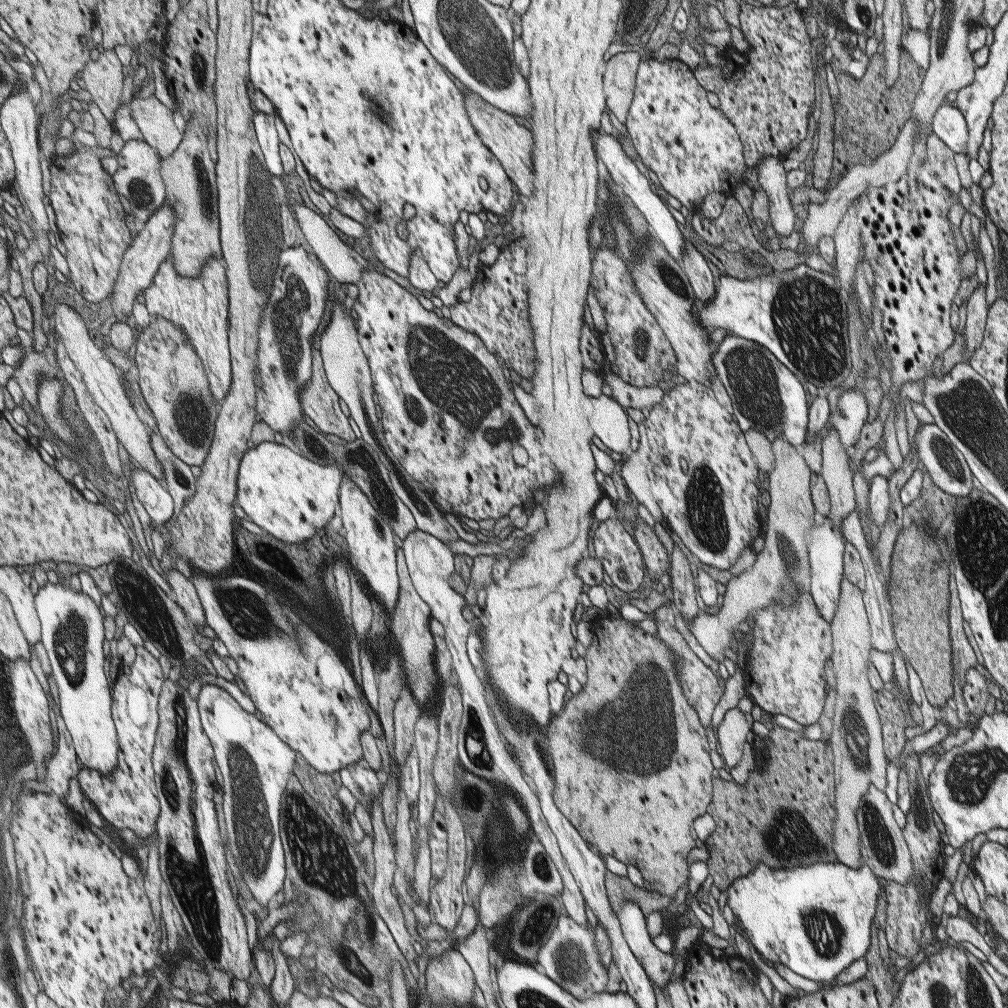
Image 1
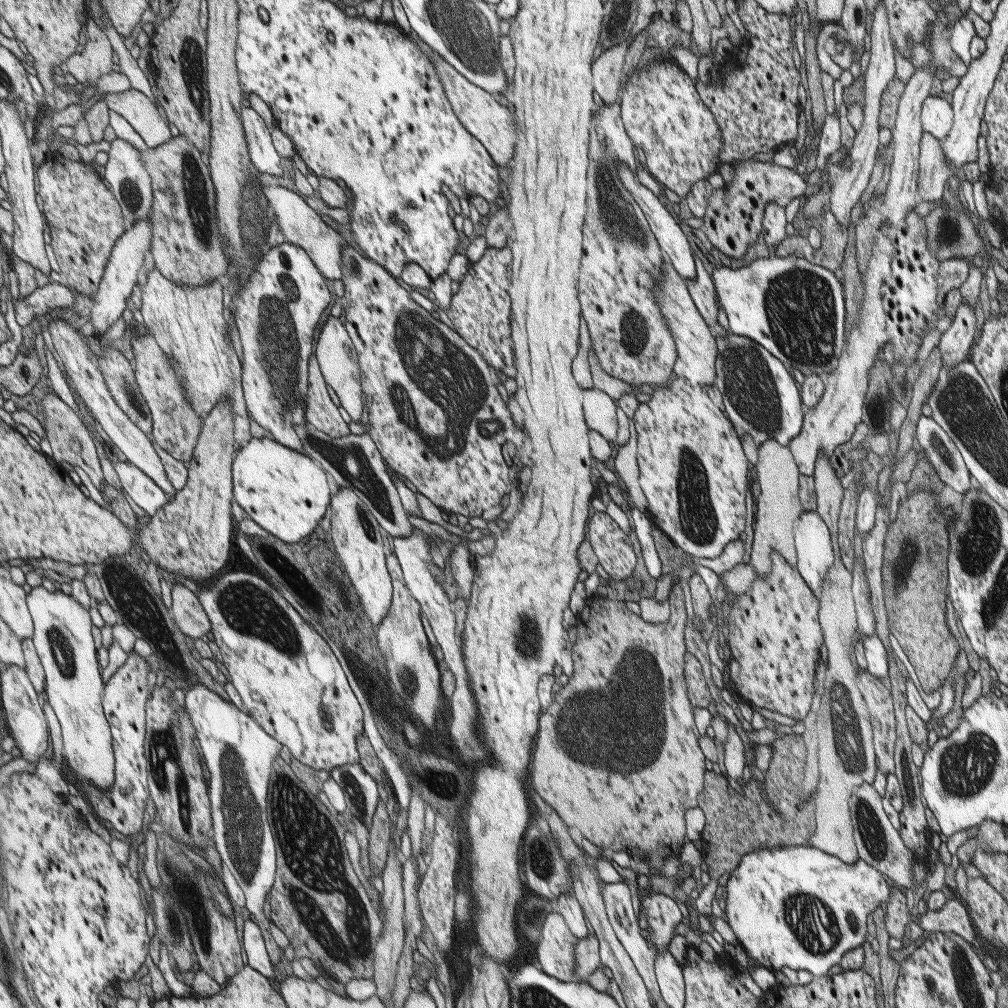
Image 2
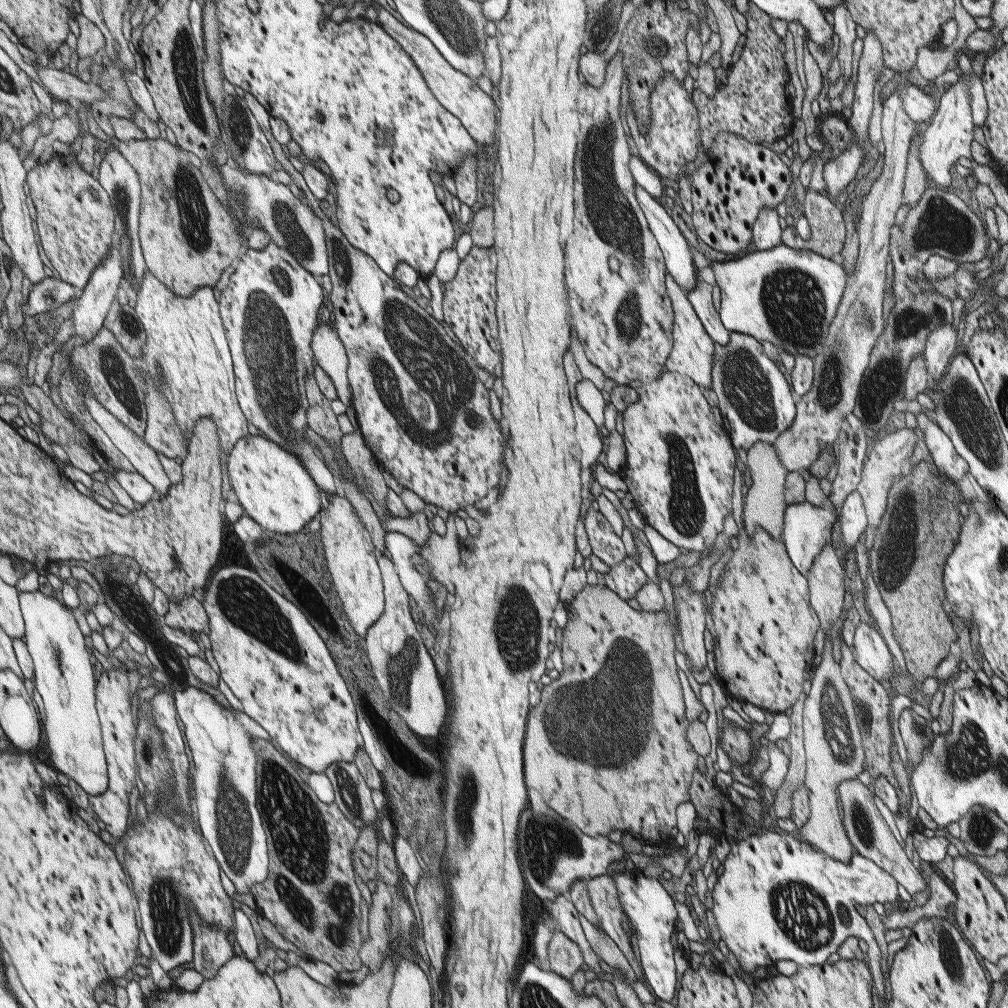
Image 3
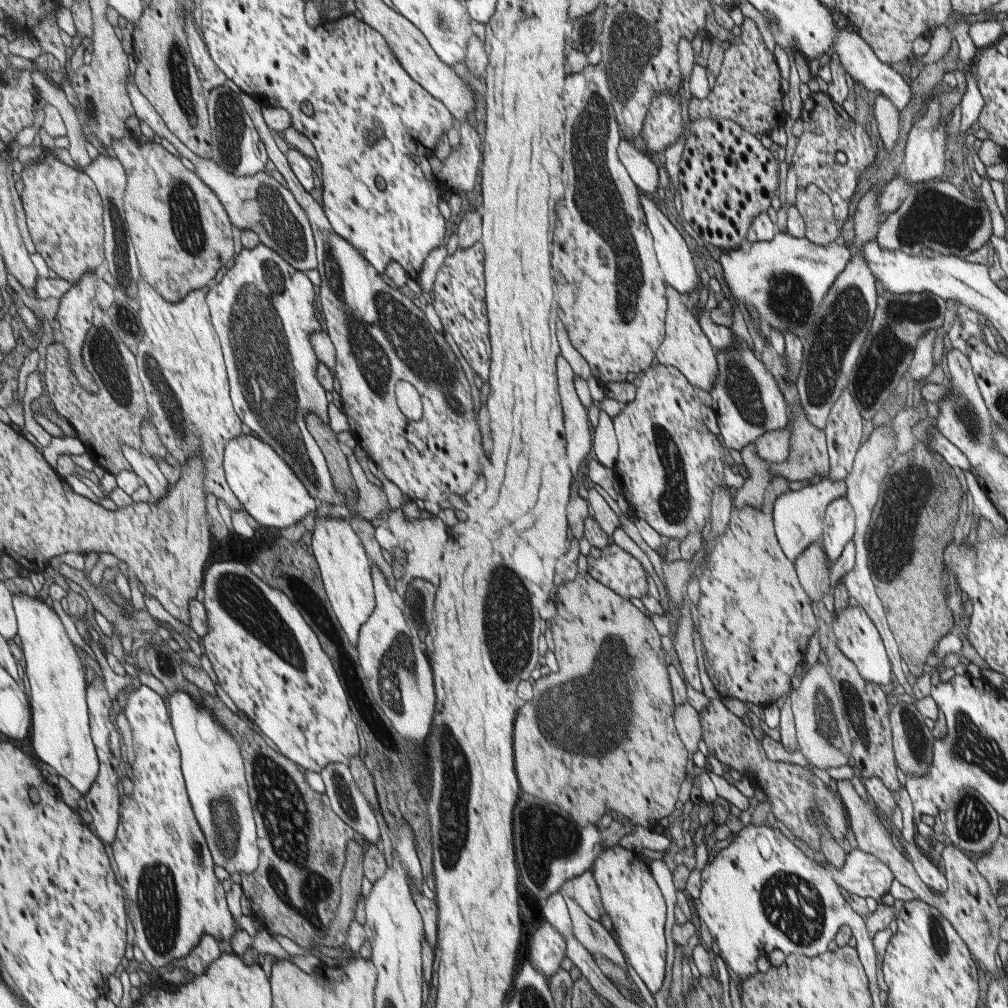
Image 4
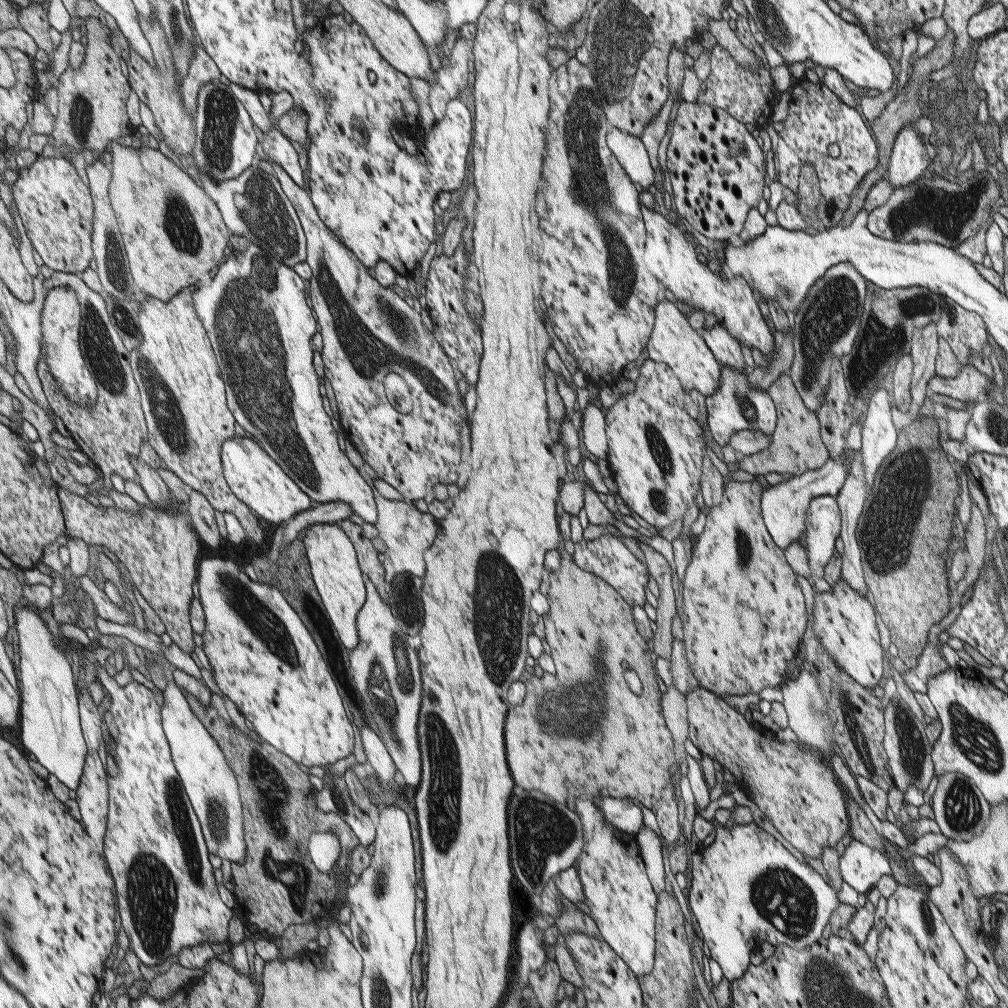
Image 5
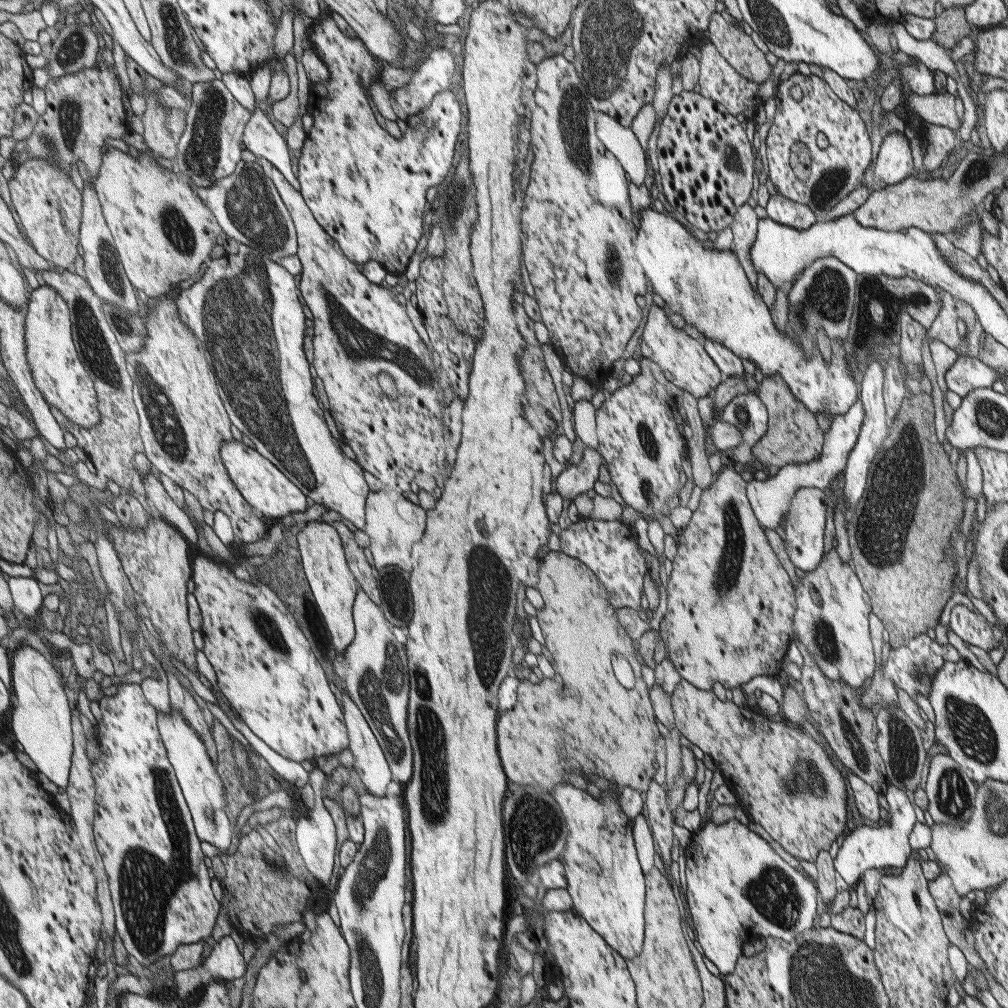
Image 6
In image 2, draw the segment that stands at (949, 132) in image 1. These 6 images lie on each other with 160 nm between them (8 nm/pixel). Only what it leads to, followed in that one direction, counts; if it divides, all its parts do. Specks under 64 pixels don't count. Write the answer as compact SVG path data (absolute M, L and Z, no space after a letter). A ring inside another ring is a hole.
M929 95L927 98L923 98L919 119L921 128L925 132L941 140L947 136L952 127L953 112L945 100Z

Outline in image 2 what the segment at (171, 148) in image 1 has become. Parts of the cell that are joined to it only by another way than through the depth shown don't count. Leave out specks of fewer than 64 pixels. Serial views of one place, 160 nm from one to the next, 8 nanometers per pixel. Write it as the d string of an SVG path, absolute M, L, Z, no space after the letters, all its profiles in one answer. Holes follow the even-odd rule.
M130 88L122 93L103 93L101 101L110 111L119 112L146 140L151 148L157 148L173 138L169 122L163 118L155 102L140 90Z

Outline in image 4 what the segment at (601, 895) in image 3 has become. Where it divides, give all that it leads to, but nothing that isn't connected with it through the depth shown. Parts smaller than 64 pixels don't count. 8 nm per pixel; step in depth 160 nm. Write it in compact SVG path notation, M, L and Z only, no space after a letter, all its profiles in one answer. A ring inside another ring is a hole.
M586 870L579 876L571 878L571 898L589 918L597 923L606 924L605 916L607 914L591 871Z

